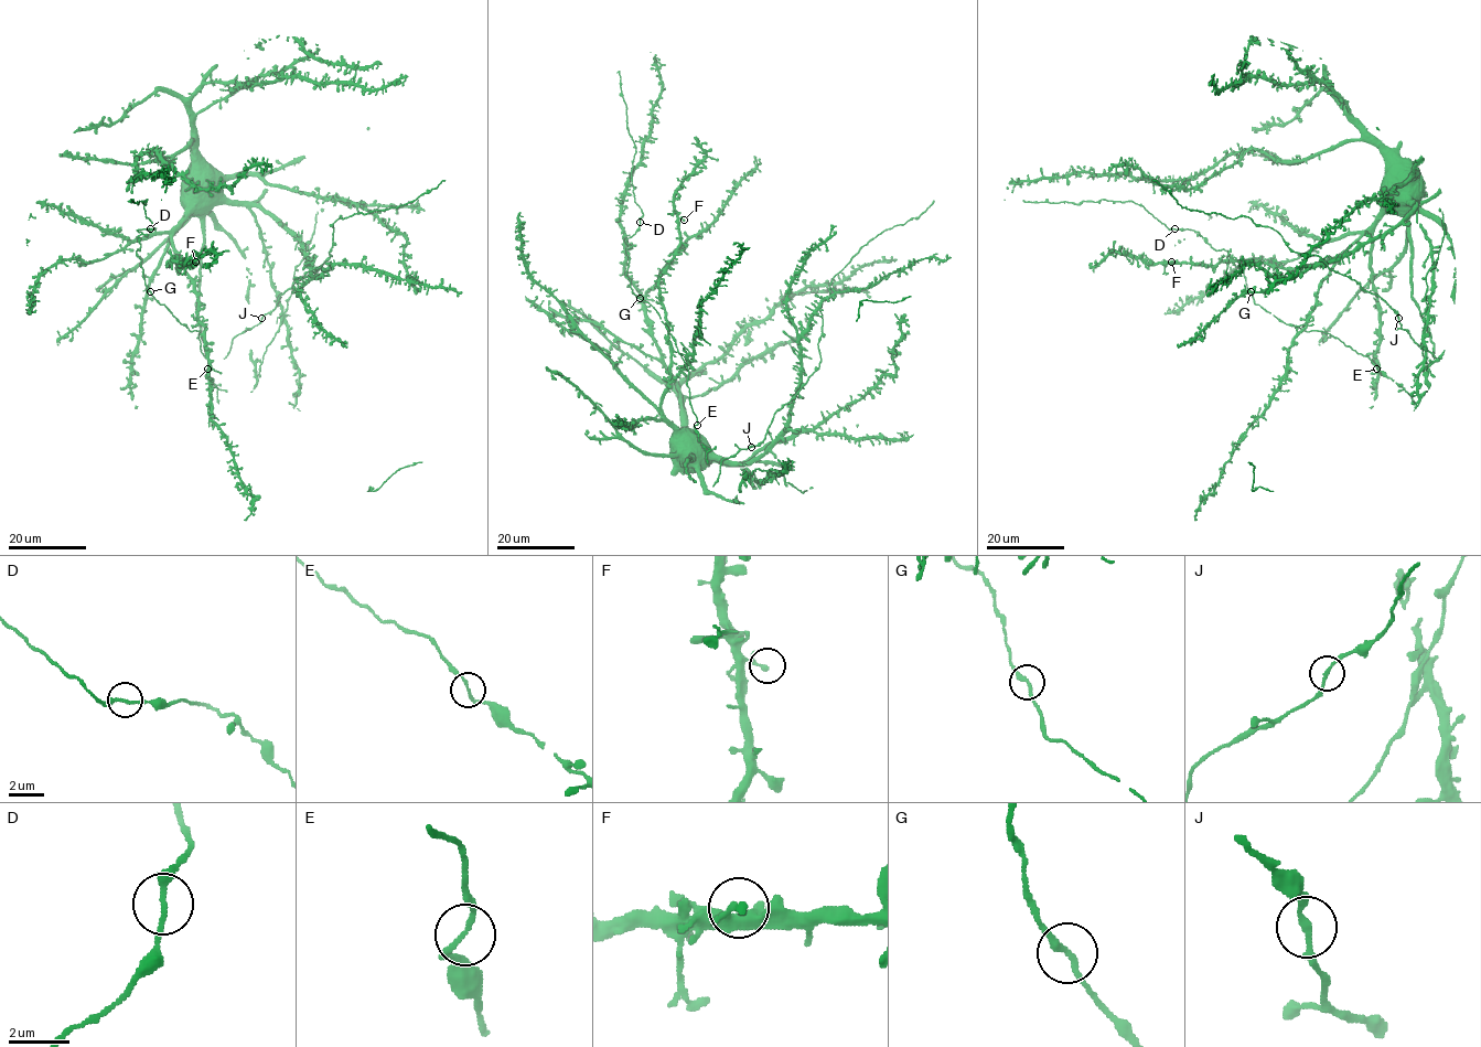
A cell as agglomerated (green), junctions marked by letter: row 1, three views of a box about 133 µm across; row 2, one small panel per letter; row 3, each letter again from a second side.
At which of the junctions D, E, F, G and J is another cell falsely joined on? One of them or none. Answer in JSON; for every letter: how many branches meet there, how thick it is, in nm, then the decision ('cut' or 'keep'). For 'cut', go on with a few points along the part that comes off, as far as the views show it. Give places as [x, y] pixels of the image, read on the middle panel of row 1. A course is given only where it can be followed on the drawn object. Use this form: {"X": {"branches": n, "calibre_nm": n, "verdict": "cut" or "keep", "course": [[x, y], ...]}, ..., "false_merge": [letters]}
{"D": {"branches": 2, "calibre_nm": 200, "verdict": "keep"}, "E": {"branches": 2, "calibre_nm": 150, "verdict": "keep"}, "F": {"branches": 2, "calibre_nm": 180, "verdict": "keep"}, "G": {"branches": 2, "calibre_nm": 200, "verdict": "keep"}, "J": {"branches": 2, "calibre_nm": 170, "verdict": "keep"}, "false_merge": []}

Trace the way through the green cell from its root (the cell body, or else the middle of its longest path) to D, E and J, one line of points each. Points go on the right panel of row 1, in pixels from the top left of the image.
D: (1405, 215), (1385, 213), (1339, 258), (1310, 317), (1296, 327), (1254, 302), (1226, 250), (1192, 230), (1174, 228)
E: (1405, 215), (1385, 213), (1372, 225), (1322, 281), (1310, 317), (1295, 326), (1330, 333), (1366, 355), (1376, 369)
J: (1405, 215), (1407, 204), (1413, 204), (1394, 226), (1323, 266), (1378, 296), (1398, 318)

